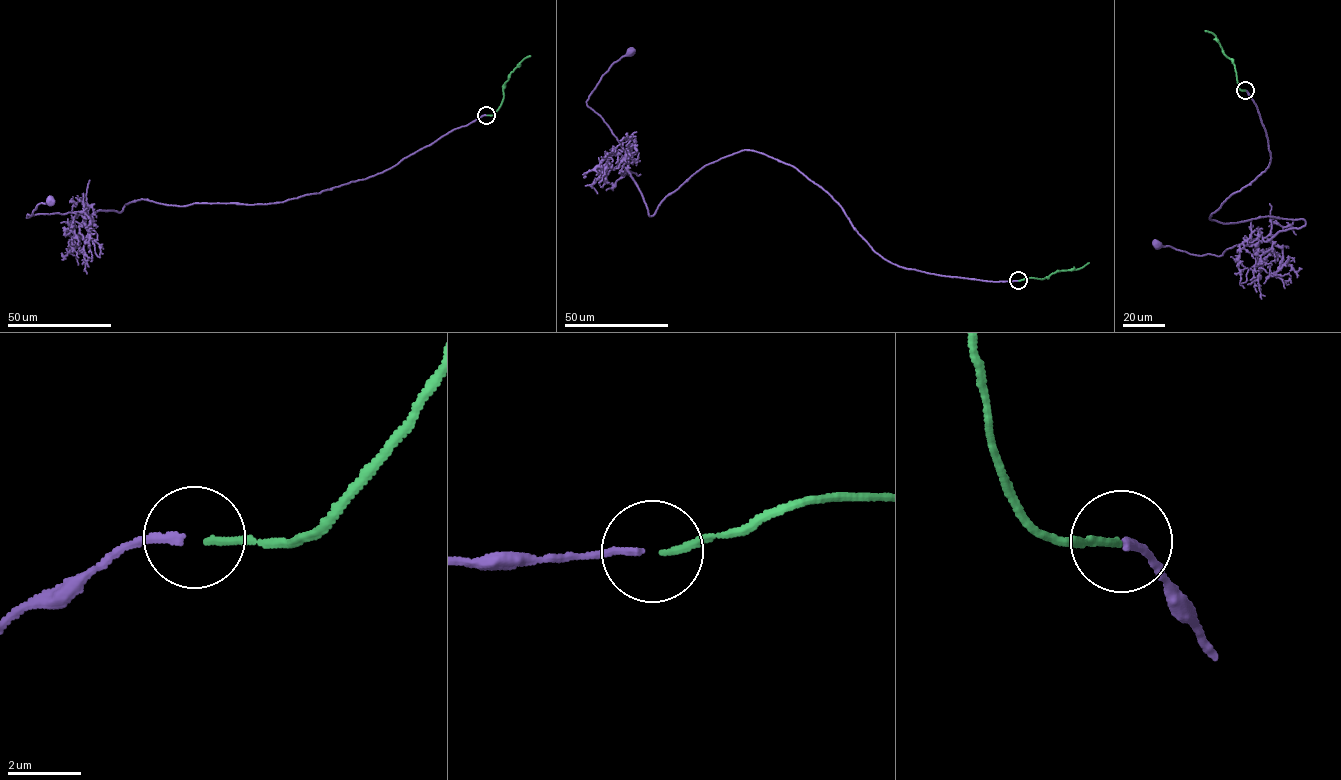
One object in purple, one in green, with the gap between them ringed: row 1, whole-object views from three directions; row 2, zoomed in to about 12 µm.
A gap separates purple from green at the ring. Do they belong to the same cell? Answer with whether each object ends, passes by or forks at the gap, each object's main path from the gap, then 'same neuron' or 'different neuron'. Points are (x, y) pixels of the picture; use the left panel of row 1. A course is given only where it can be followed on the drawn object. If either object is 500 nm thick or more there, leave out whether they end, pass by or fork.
purple ends there; green ends there; purple runs (486, 115), (366, 179), (284, 201), (178, 206), (141, 199), (119, 212), (26, 217), (39, 203), (51, 200); green runs (487, 115), (493, 115), (498, 109), (509, 76), (530, 56); same neuron

